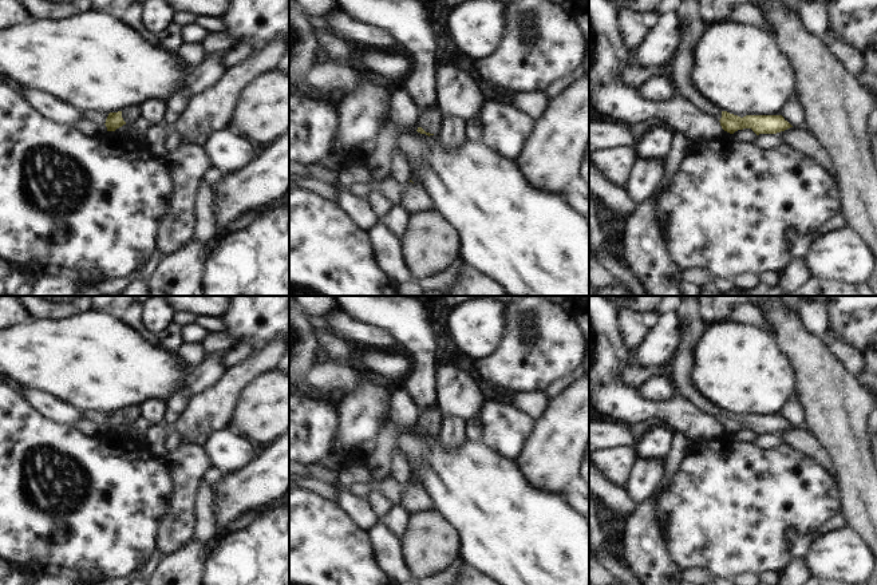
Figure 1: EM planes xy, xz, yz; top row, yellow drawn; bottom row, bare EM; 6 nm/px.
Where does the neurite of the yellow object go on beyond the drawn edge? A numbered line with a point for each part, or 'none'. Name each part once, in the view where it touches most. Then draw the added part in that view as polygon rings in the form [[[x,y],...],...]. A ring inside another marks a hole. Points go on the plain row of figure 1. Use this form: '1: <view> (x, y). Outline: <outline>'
1: xz (430, 418). Outline: [[[436,402],[419,410],[418,424],[430,434],[439,431],[442,427],[442,410],[436,406]]]

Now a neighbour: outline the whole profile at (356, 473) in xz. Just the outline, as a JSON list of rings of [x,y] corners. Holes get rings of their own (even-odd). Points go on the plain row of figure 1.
[[[356,461],[336,474],[336,481],[341,486],[351,483],[374,483],[370,471],[363,461]]]

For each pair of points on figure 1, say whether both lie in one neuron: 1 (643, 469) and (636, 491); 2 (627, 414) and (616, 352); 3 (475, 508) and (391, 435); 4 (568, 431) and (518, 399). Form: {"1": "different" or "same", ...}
{"1": "same", "2": "same", "3": "different", "4": "different"}

